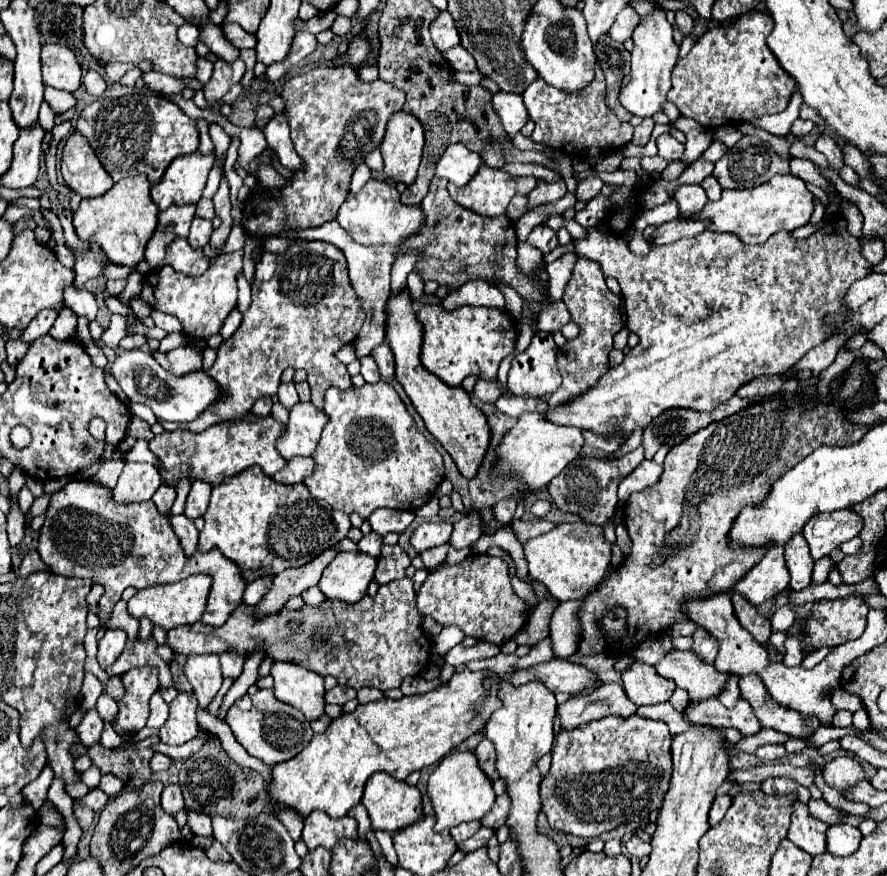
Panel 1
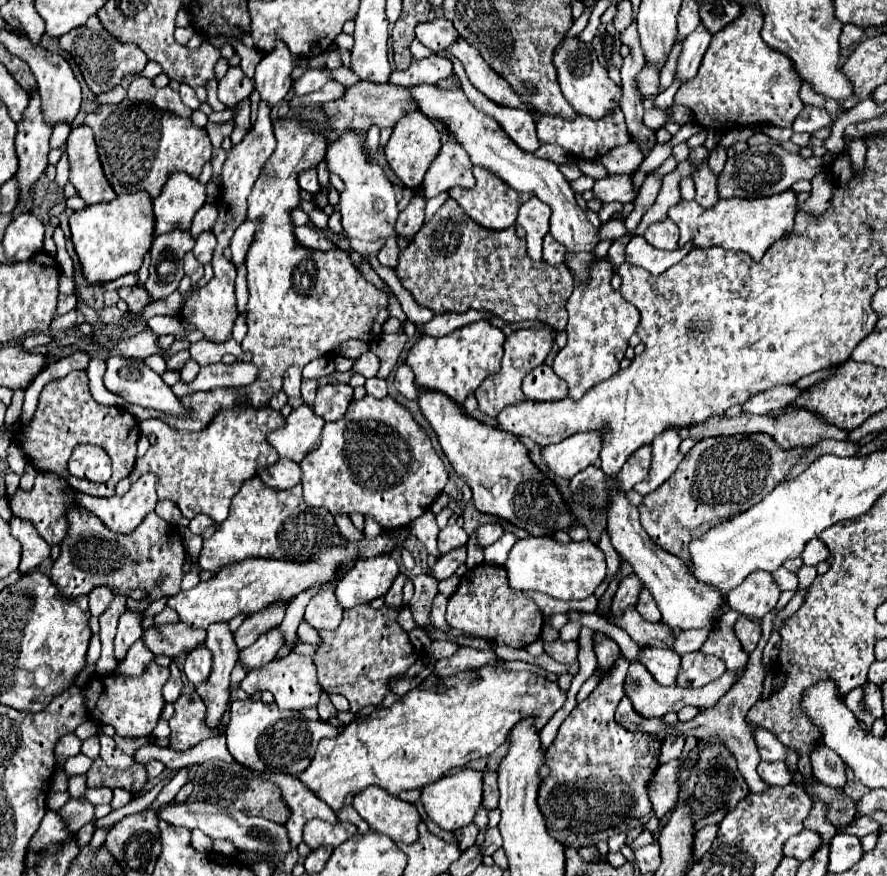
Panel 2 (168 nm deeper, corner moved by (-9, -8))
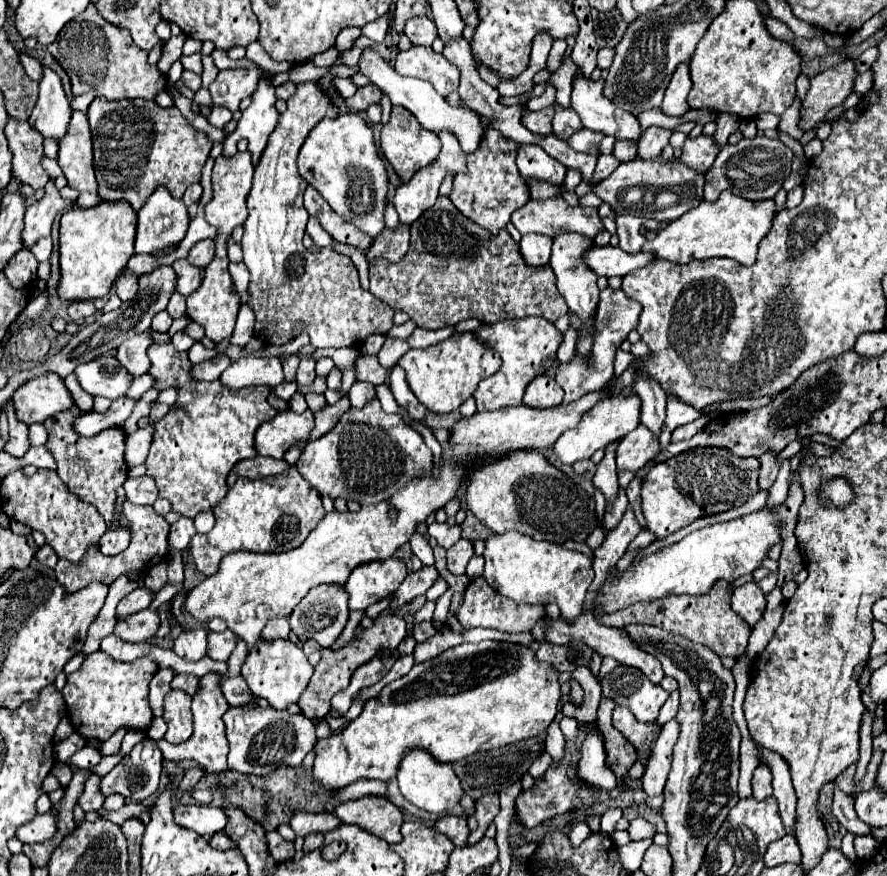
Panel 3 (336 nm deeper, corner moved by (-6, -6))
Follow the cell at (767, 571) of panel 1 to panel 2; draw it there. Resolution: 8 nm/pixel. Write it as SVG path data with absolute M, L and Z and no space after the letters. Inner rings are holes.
M756 571L756 575L748 575L744 583L728 593L728 605L742 613L764 617L774 611L780 597L780 589L772 581L772 575L766 571Z

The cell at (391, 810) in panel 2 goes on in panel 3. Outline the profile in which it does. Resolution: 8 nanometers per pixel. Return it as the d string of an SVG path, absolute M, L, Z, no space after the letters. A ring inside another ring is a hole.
M365 795L361 799L341 803L335 809L335 815L343 823L357 825L369 833L375 833L391 845L401 841L403 813L387 797Z

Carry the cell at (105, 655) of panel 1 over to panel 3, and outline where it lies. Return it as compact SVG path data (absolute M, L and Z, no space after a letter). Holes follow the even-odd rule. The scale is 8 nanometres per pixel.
M137 587L135 591L131 591L127 597L123 597L117 605L117 617L125 617L129 613L139 613L141 609L147 609L151 603L153 595L149 593L149 589L145 587Z

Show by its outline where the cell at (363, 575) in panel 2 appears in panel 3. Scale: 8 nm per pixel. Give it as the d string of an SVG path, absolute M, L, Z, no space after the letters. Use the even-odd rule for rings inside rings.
M401 559L369 561L353 569L345 591L349 595L349 609L367 609L389 593L397 591L407 577L407 567Z

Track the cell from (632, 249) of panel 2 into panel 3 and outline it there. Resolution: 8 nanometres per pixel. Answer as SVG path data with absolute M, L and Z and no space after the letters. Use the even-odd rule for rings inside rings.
M593 247L587 255L585 255L585 263L589 269L593 269L597 275L627 275L635 269L643 269L645 265L649 265L651 261L655 261L657 257L653 257L653 253L625 253L621 247Z

